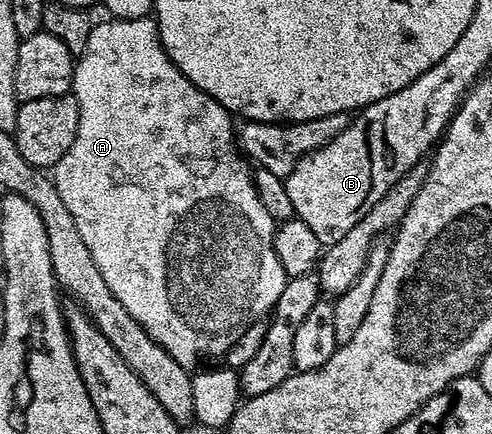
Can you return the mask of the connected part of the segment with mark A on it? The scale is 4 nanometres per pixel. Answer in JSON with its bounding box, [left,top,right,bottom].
[51,16,287,364]

